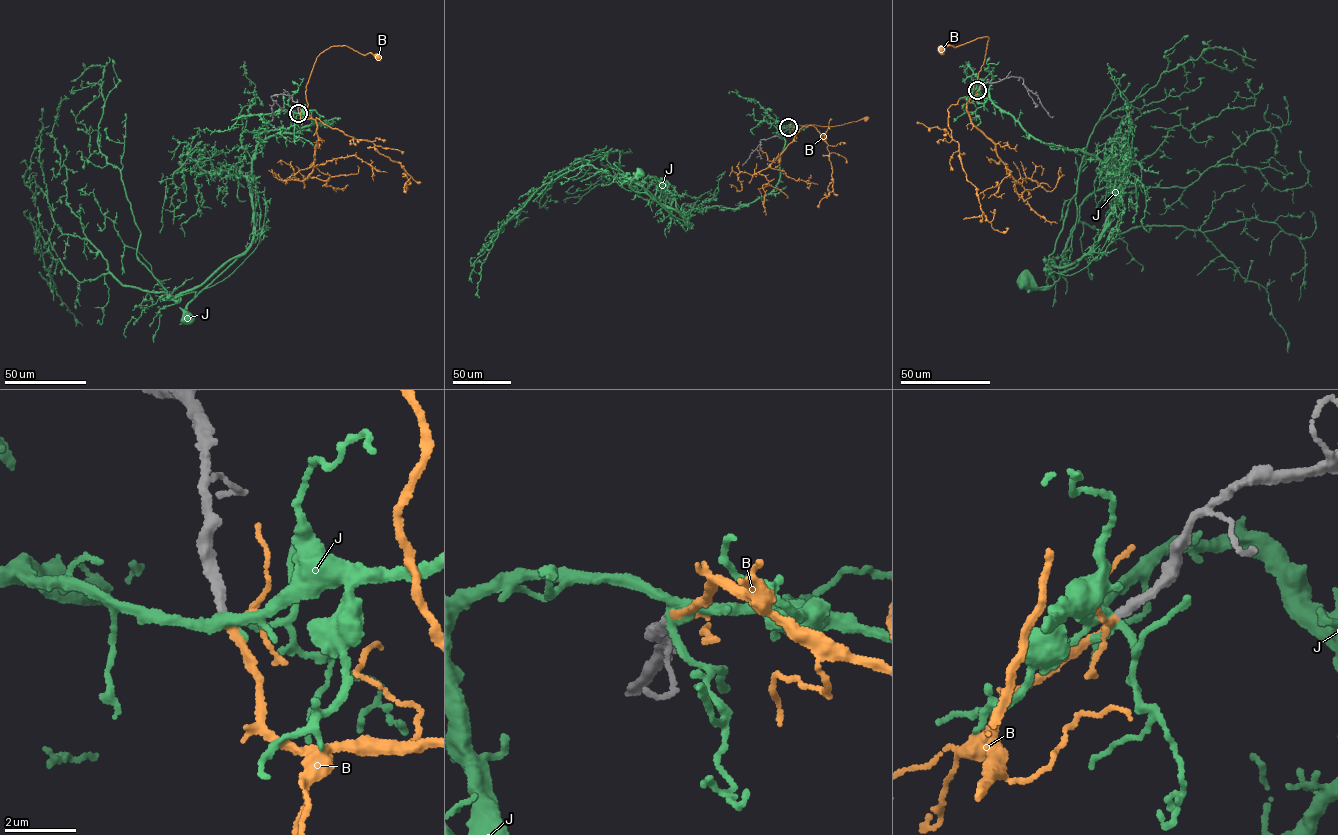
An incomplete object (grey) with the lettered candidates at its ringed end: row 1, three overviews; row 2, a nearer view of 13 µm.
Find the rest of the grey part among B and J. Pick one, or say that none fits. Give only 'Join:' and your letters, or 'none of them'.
Join: B

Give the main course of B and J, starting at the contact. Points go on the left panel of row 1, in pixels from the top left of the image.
B: (298, 113), (301, 119), (312, 118), (305, 92), (320, 53), (336, 46), (347, 46), (378, 56)
J: (298, 113), (329, 122), (259, 142), (249, 247), (189, 302), (185, 318)

